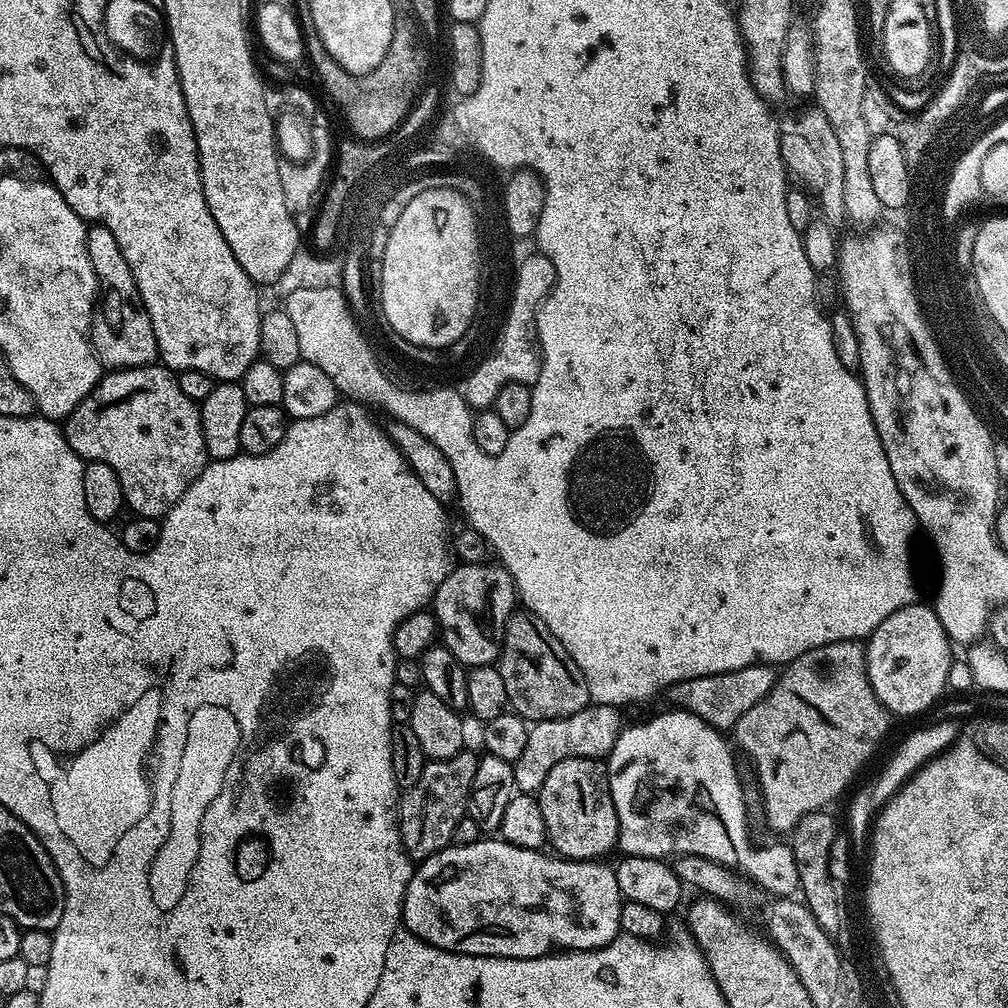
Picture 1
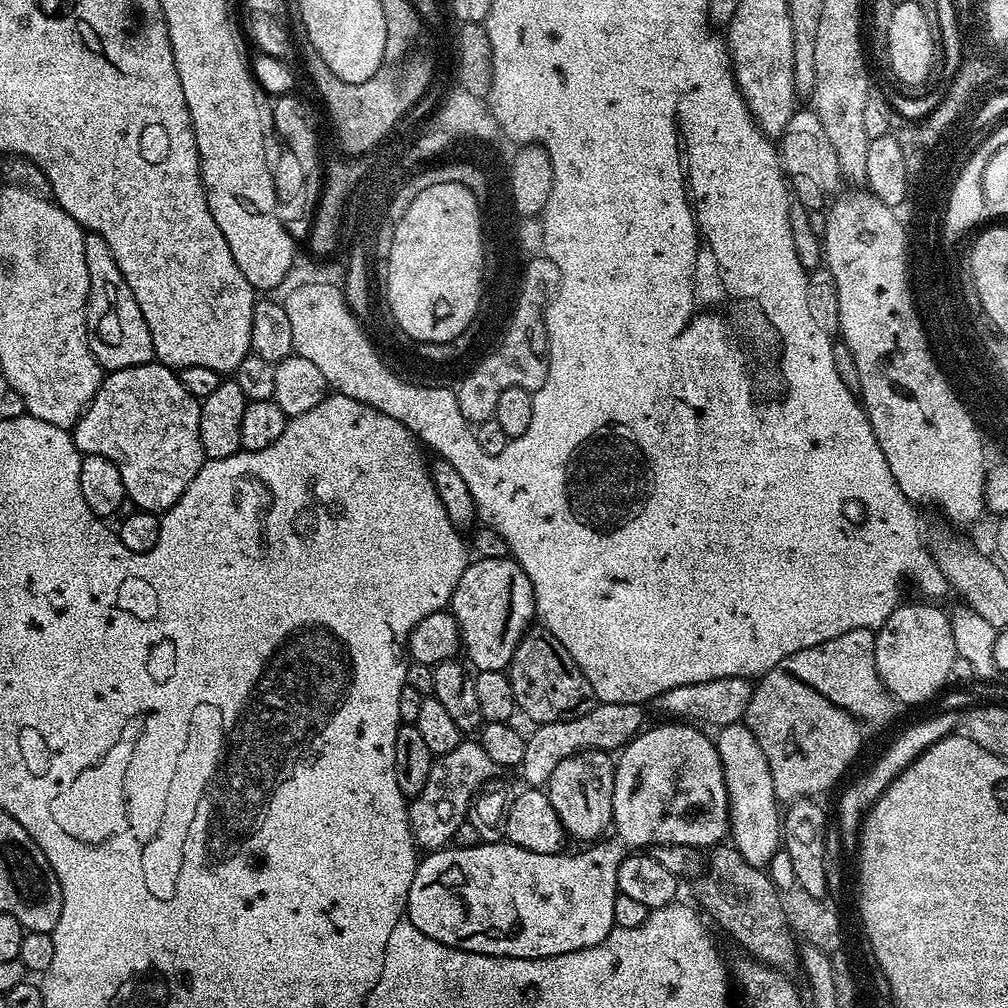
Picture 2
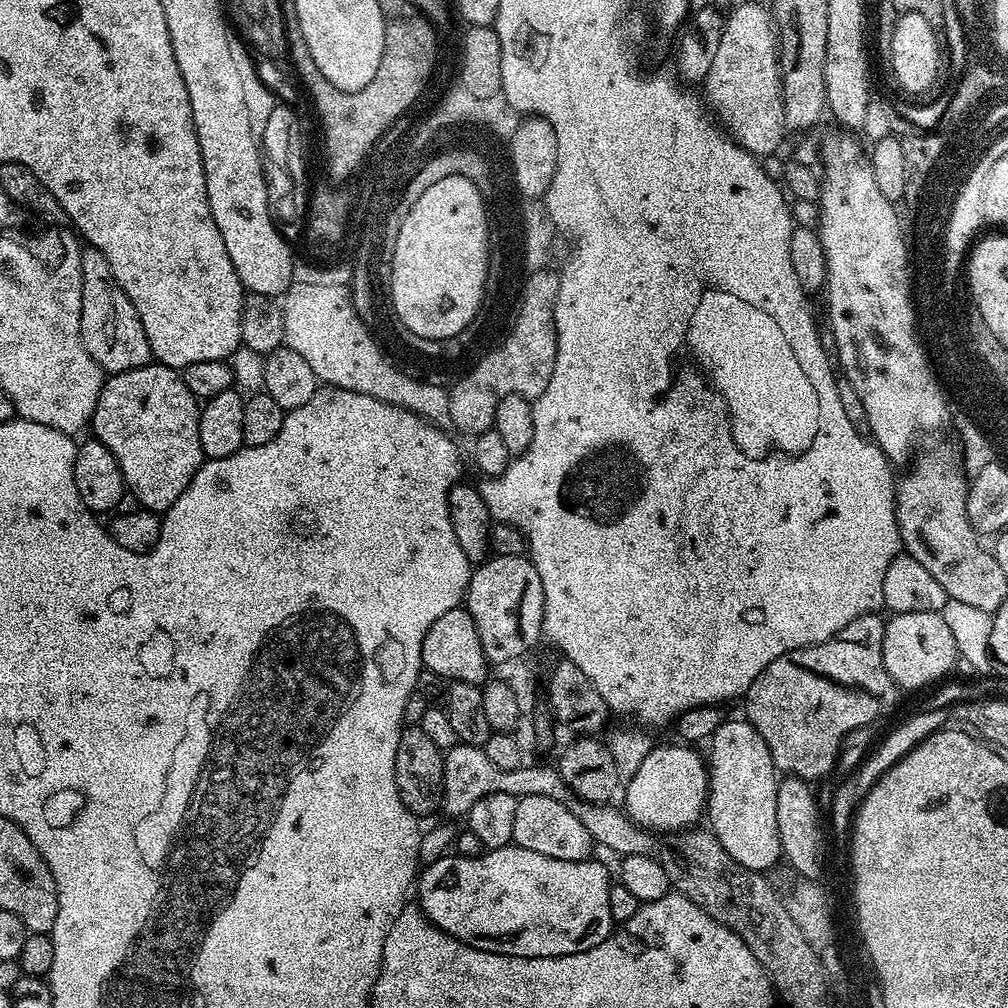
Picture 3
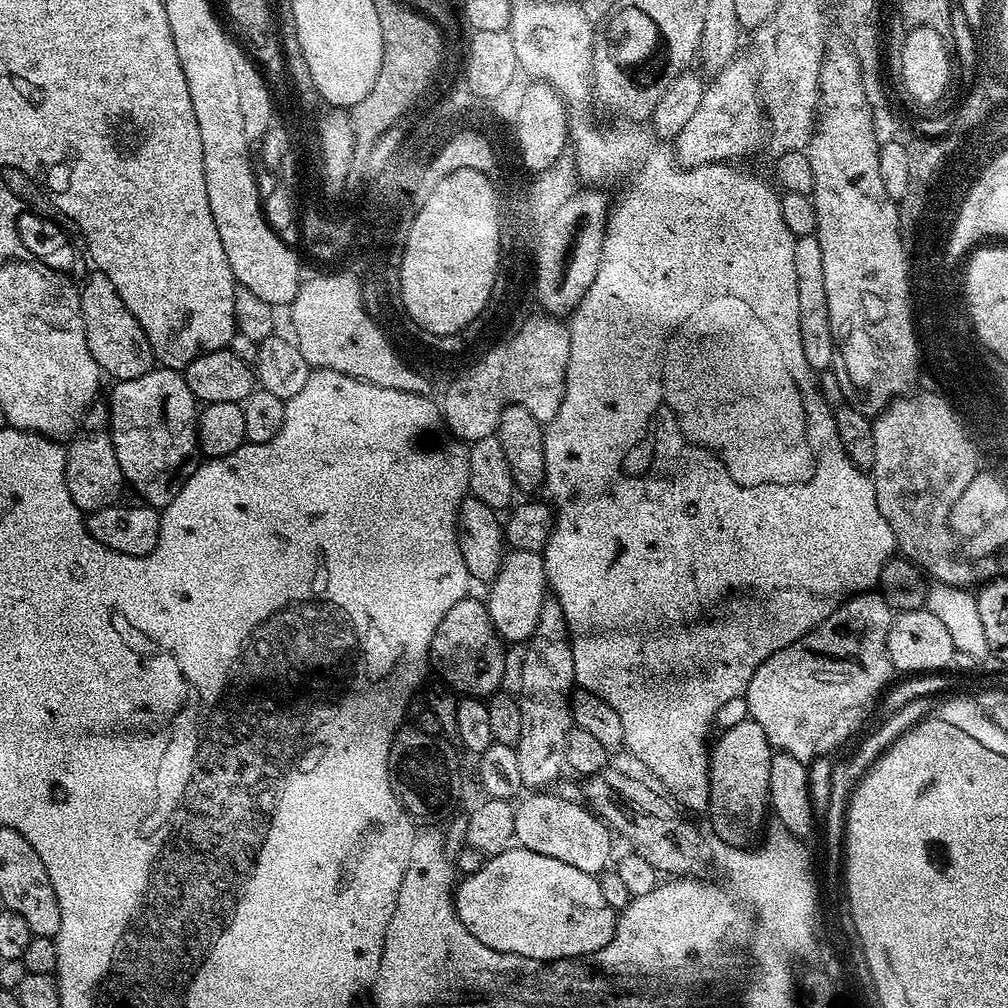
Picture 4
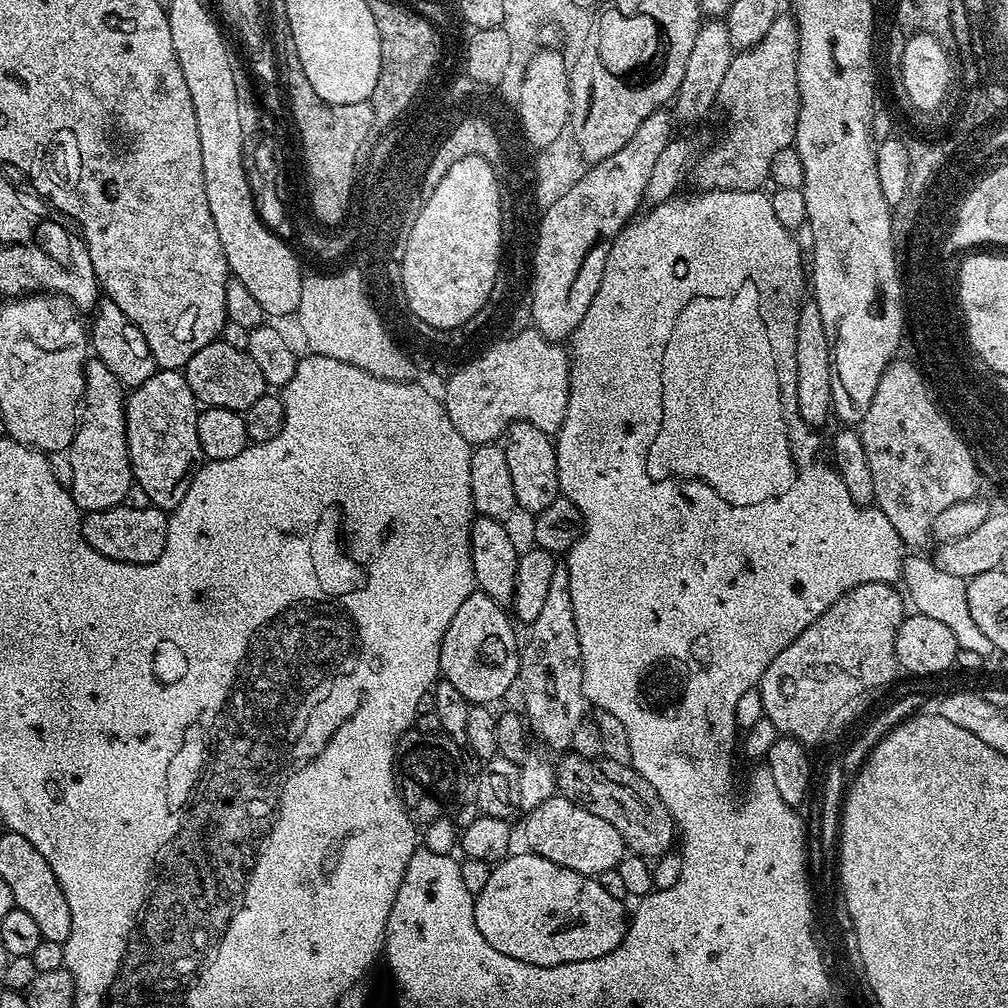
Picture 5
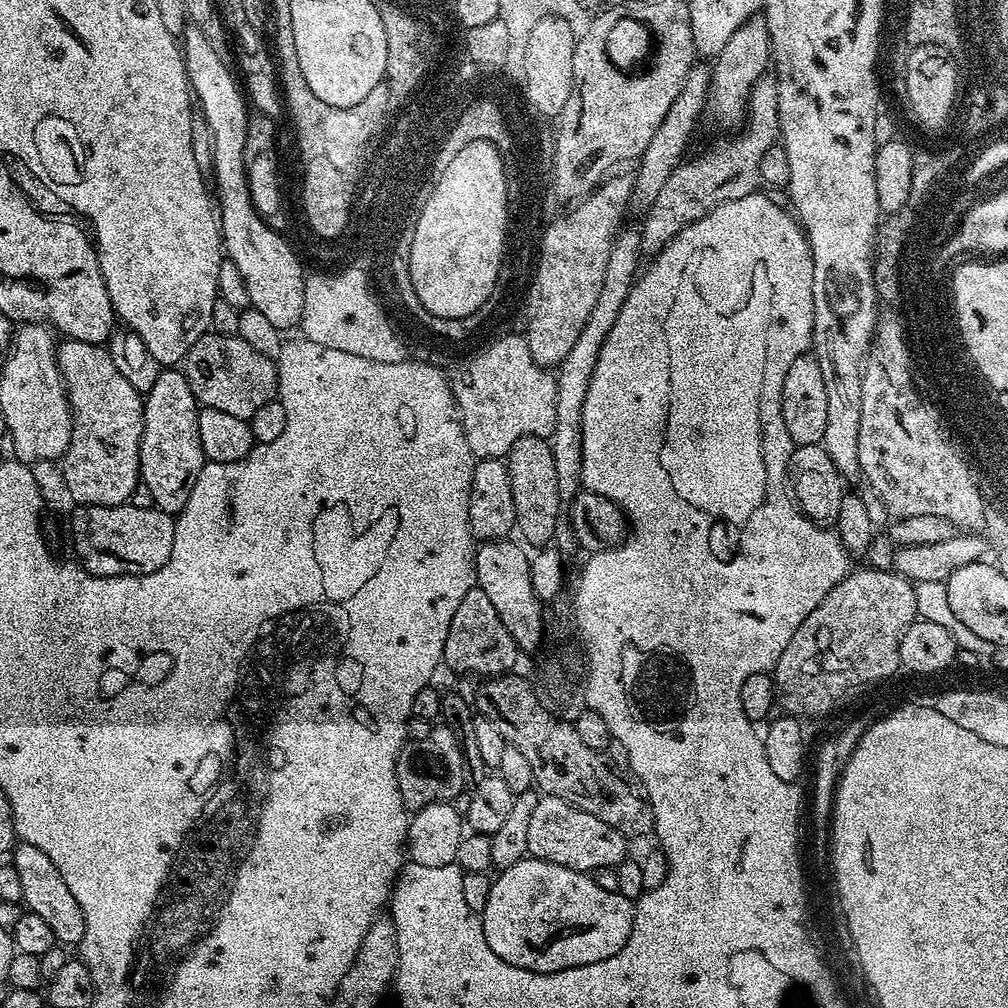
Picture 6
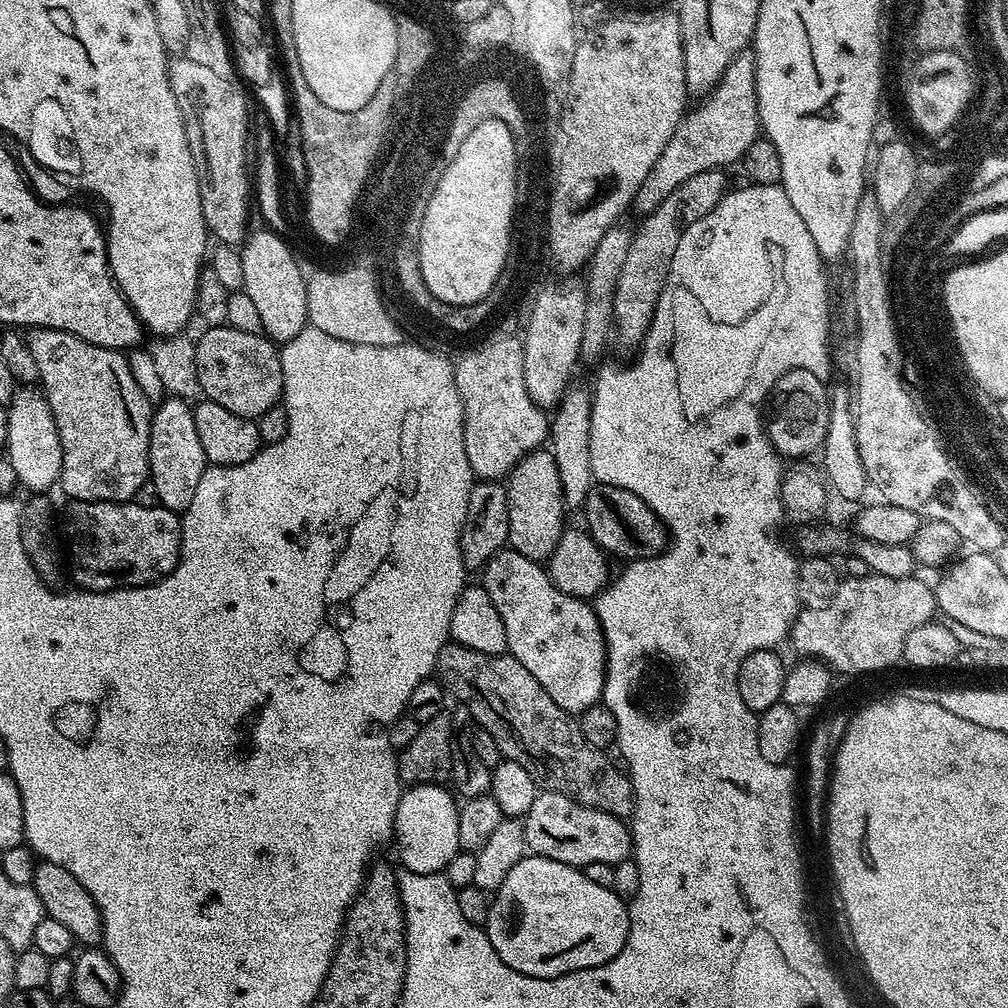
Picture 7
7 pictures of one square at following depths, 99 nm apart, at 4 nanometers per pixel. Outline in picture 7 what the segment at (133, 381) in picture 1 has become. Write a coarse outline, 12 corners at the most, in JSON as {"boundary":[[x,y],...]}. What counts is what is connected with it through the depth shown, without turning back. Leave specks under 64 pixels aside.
{"boundary":[[193,405],[152,413],[148,470],[160,507],[183,514],[209,467]]}

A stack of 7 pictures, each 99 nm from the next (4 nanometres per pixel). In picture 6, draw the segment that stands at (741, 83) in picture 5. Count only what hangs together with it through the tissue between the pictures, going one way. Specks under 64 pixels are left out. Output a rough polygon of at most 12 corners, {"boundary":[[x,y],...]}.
{"boundary":[[775,75],[738,134],[676,165],[643,213],[641,253],[761,187],[780,140]]}

